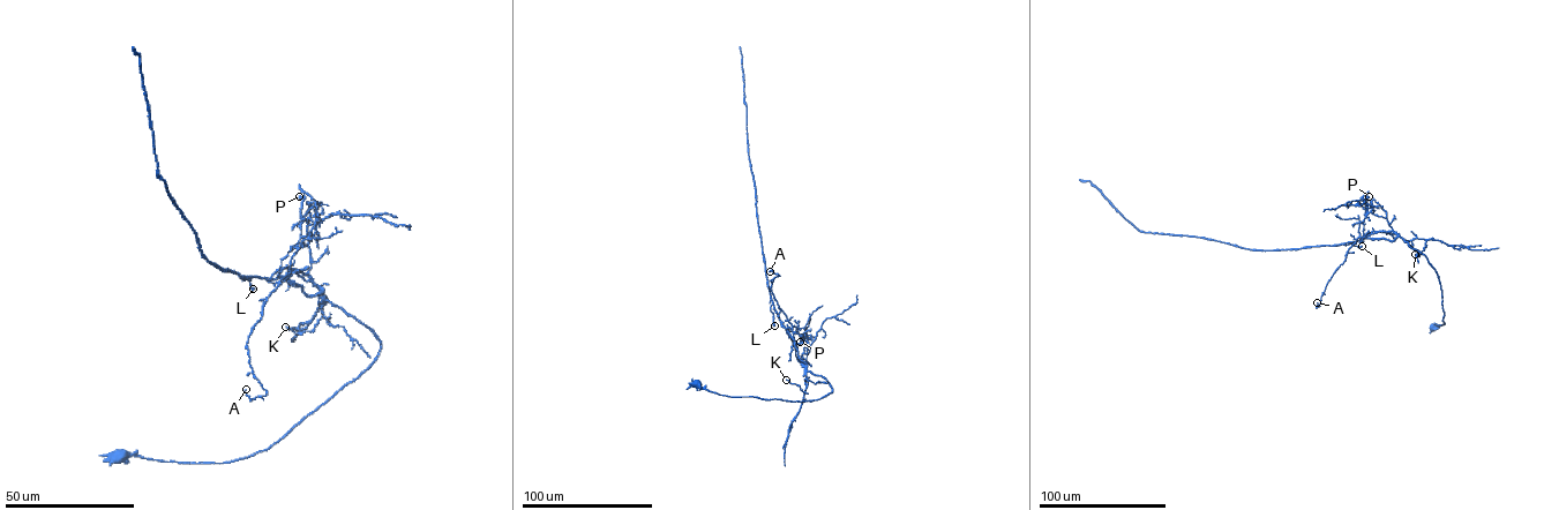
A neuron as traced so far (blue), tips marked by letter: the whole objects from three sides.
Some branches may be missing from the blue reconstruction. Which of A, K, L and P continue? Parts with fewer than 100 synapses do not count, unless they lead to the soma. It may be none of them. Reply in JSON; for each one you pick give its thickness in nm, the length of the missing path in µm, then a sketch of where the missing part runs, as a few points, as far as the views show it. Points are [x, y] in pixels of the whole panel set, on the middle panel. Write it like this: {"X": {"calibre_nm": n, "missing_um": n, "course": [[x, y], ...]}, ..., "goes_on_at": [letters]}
{"goes_on_at": []}

